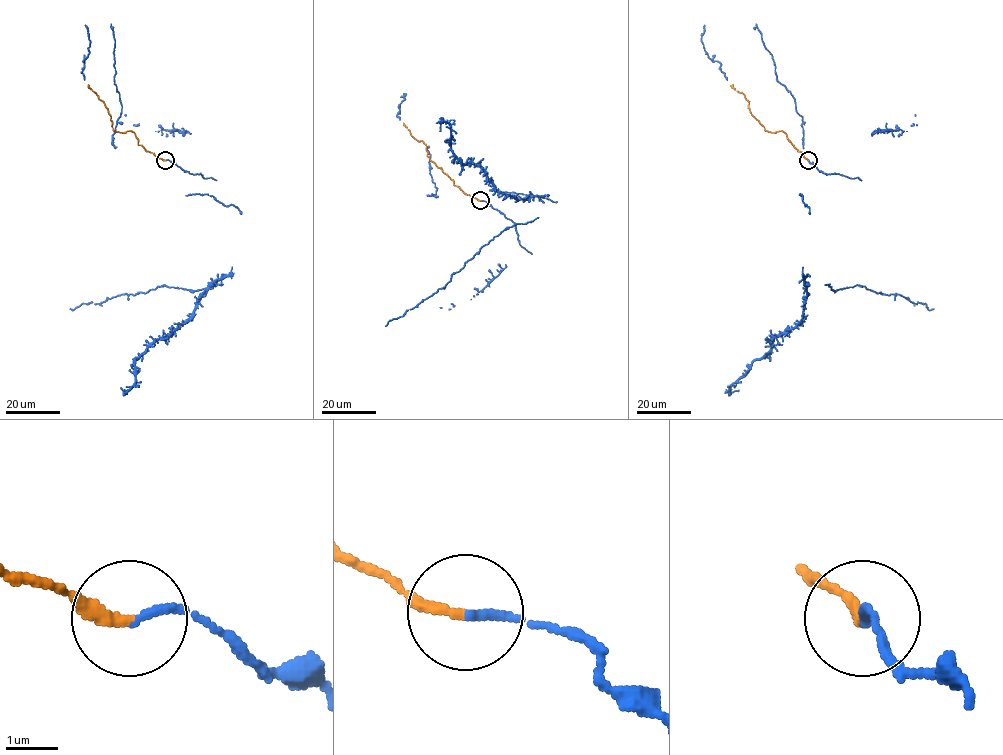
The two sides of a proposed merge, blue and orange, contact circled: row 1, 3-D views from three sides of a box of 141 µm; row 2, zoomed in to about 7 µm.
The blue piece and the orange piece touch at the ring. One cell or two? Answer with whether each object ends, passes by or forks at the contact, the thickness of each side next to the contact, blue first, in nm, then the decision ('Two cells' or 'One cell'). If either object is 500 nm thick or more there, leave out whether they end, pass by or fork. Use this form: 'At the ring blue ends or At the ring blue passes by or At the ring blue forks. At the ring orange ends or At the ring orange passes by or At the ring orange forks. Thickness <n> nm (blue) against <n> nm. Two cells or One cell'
At the ring blue ends. At the ring orange ends. Thickness 150 nm (blue) against 220 nm. One cell

